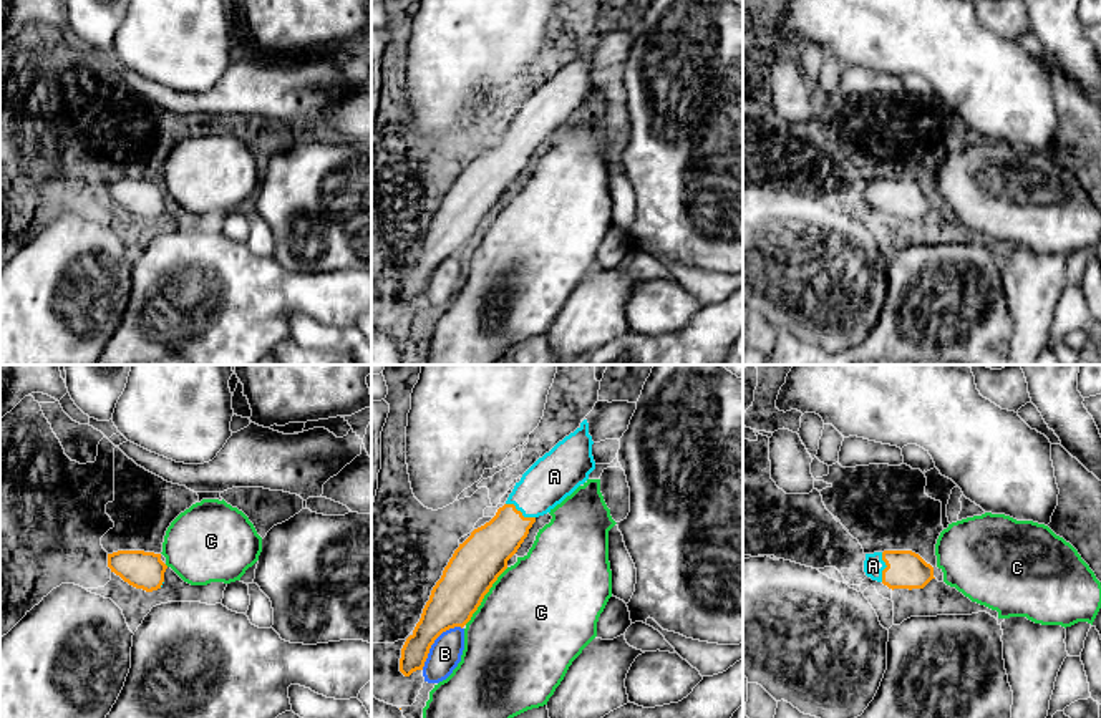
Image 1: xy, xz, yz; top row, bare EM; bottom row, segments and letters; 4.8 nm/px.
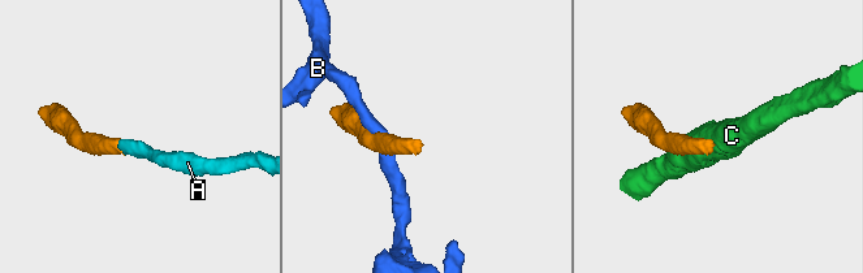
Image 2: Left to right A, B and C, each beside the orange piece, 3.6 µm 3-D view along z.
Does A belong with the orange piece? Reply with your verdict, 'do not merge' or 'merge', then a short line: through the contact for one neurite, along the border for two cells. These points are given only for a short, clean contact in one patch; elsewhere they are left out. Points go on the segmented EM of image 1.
merge; line xz (486, 551), (521, 513), (554, 476)

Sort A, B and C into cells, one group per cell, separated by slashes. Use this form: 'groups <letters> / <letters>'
groups A / B / C

